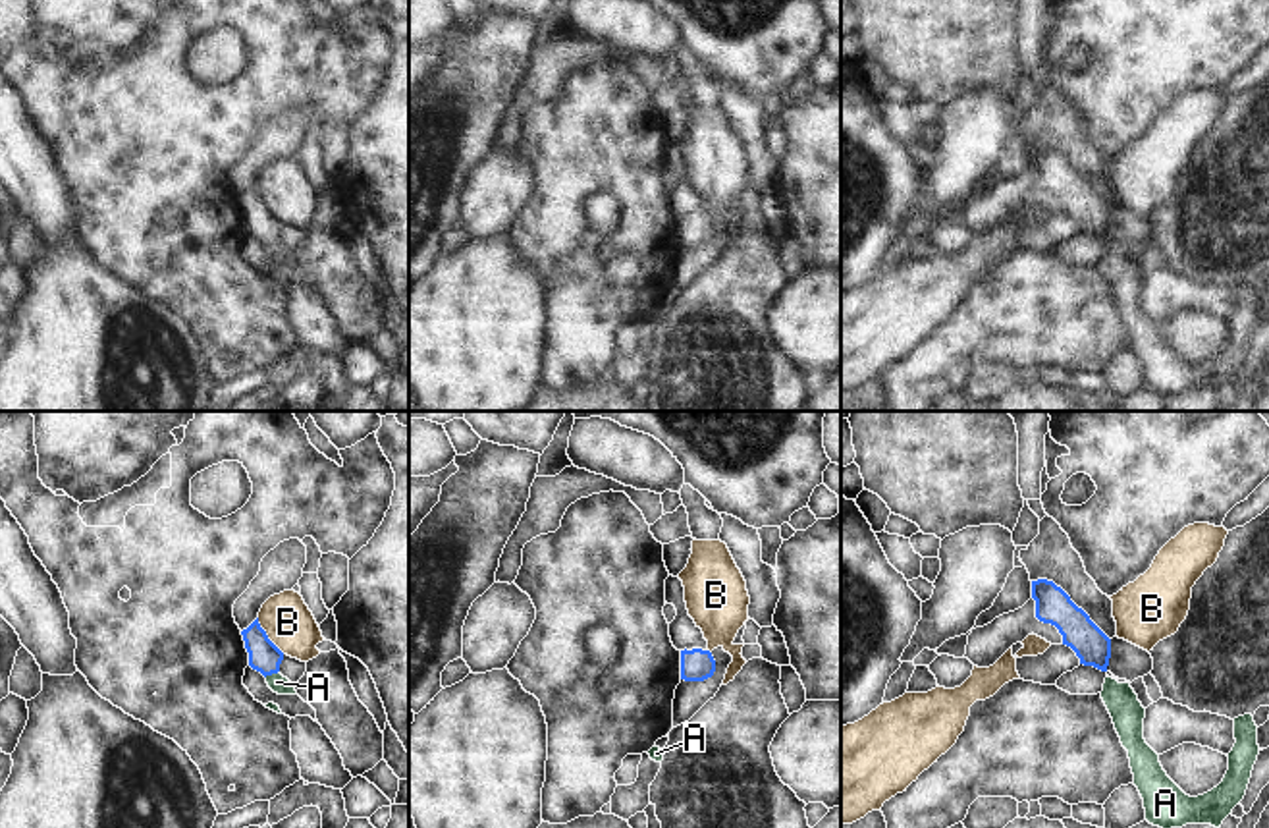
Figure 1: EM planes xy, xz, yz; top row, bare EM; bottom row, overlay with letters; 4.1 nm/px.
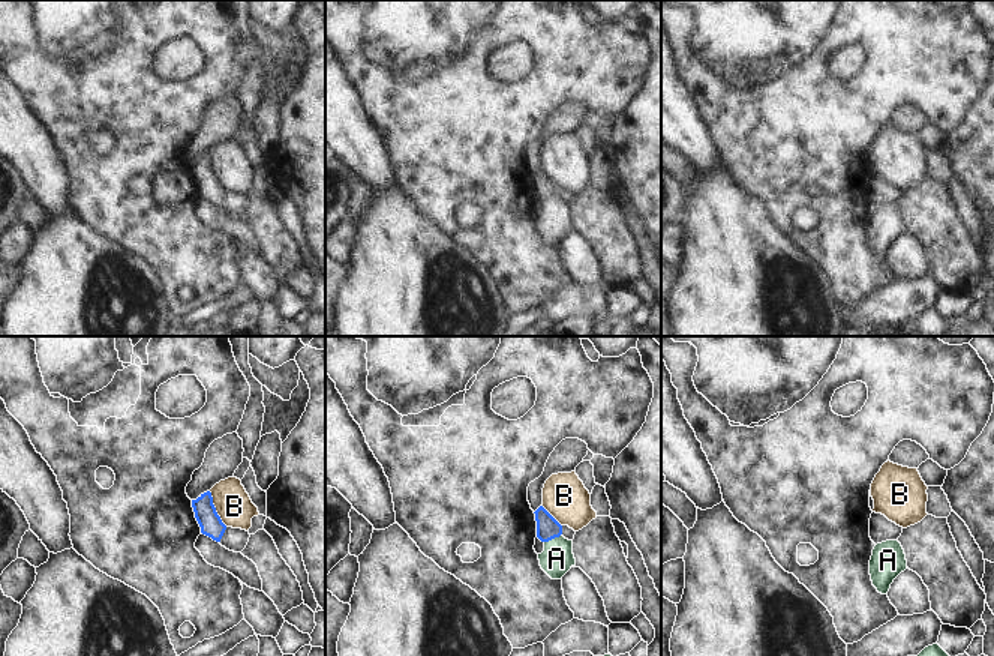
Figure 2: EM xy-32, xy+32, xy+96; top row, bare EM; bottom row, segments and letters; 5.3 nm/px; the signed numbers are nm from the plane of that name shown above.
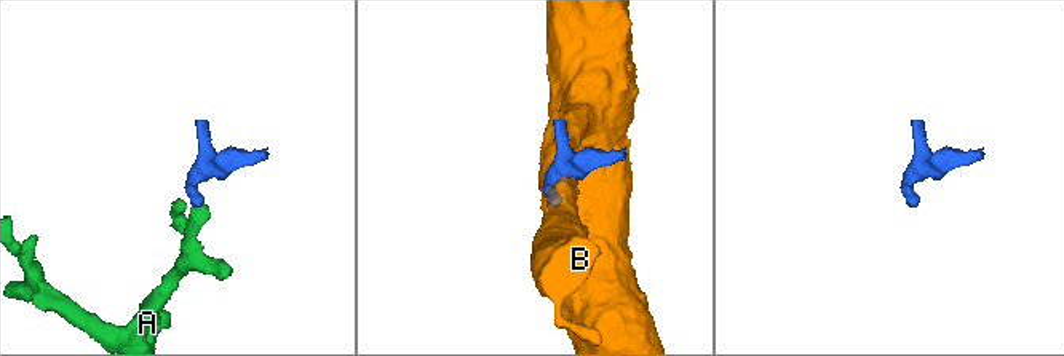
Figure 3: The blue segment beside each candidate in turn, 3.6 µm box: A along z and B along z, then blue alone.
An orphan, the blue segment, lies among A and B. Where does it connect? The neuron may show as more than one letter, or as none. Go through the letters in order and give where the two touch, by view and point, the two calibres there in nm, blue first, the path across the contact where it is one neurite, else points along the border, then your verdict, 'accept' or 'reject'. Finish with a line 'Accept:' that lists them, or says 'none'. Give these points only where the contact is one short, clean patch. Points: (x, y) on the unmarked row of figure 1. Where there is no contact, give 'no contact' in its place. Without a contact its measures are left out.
A: xy (270, 242) | 140/80 nm | across xy (265, 224), (270, 242), (276, 249) | accept
B: xy (267, 203) | 140/200 nm | along xy (257, 186), (265, 201), (284, 220) | reject
Accept: A

